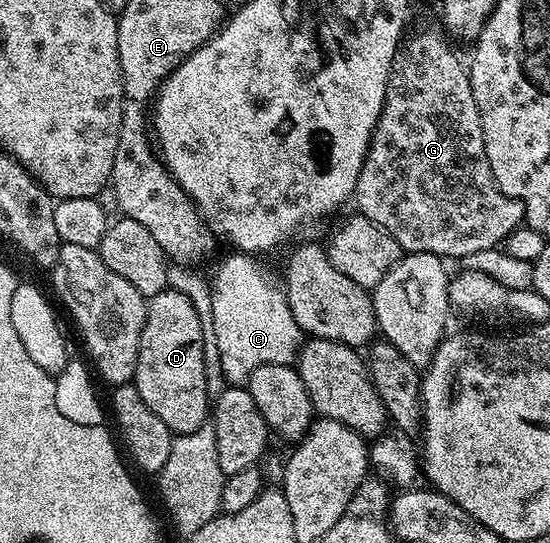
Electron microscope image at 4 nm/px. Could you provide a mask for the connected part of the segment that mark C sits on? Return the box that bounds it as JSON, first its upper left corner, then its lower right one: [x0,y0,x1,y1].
[210,251,302,385]

